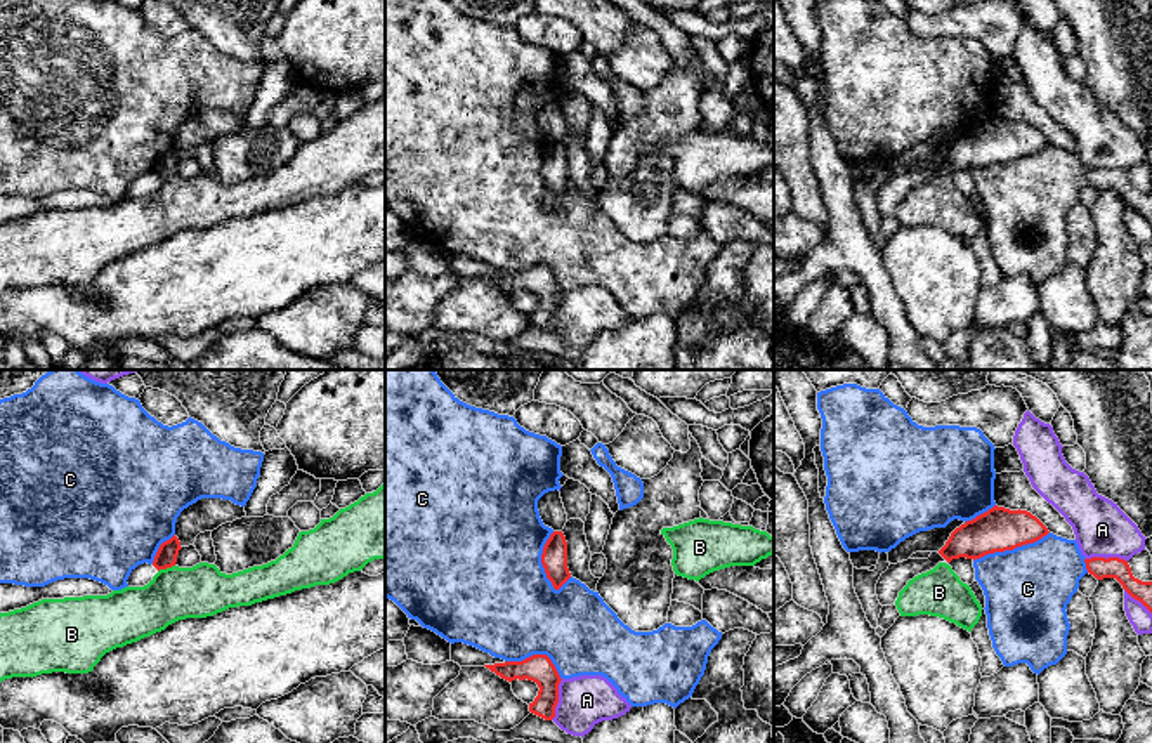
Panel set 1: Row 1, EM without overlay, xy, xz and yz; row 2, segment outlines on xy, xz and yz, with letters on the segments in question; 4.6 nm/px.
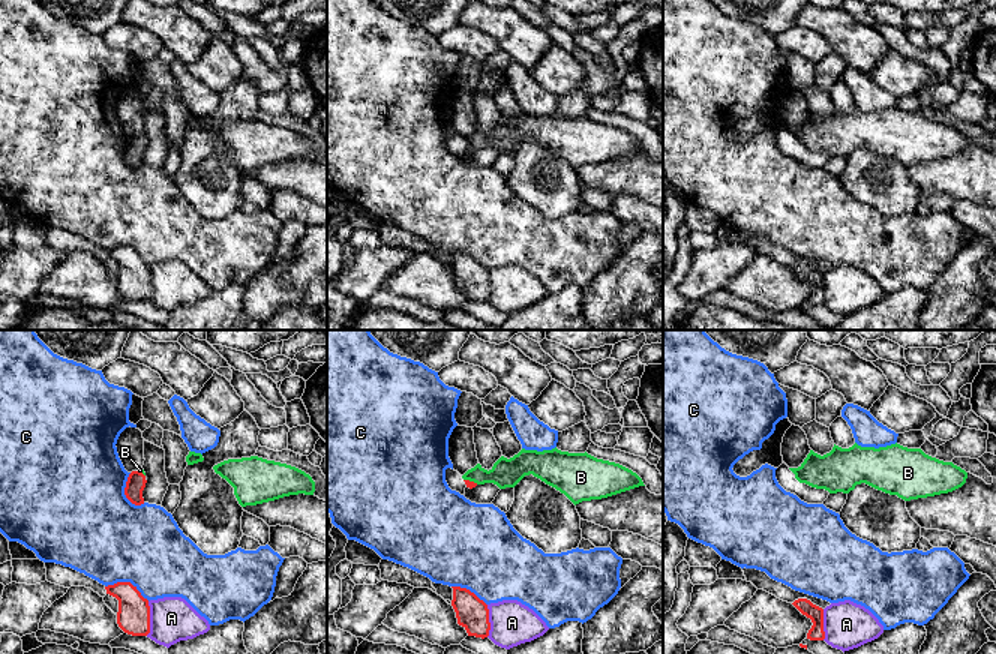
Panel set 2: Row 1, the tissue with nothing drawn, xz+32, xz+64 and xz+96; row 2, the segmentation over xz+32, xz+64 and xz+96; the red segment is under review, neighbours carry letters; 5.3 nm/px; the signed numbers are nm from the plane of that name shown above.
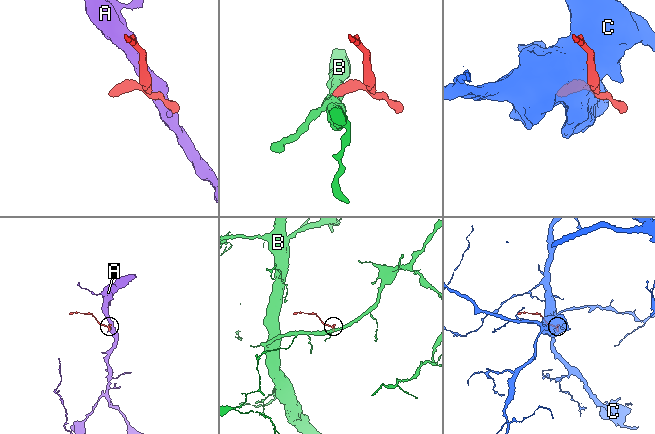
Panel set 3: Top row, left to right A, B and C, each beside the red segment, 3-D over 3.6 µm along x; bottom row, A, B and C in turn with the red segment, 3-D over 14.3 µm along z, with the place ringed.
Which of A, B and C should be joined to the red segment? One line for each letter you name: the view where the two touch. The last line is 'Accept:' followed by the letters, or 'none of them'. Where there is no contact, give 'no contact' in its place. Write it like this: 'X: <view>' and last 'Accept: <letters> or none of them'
B: xy
Accept: B

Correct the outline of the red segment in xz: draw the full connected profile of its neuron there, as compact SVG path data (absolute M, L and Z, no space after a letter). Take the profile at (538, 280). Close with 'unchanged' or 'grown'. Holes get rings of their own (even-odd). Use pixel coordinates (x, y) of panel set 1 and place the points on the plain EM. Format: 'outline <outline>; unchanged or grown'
outline M533 266L522 273L505 273L484 278L508 293L515 290L536 293L540 302L534 312L529 314L529 323L545 332L552 332L555 328L559 295L562 290L547 266Z; unchanged

